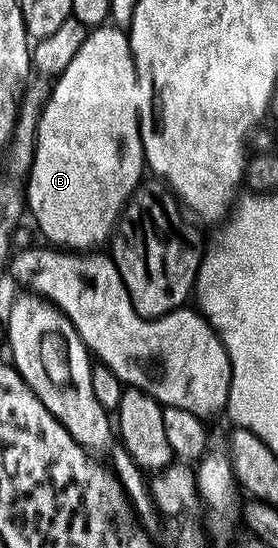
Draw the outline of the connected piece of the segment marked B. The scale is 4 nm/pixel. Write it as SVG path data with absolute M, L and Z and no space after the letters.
M116 25L92 28L71 65L56 76L54 83L57 84L52 84L37 126L37 148L25 184L27 211L37 222L36 230L41 230L52 246L89 253L100 248L97 247L100 243L110 242L121 212L141 186L141 174L147 171L139 106L143 92L137 84L137 70L128 34Z

